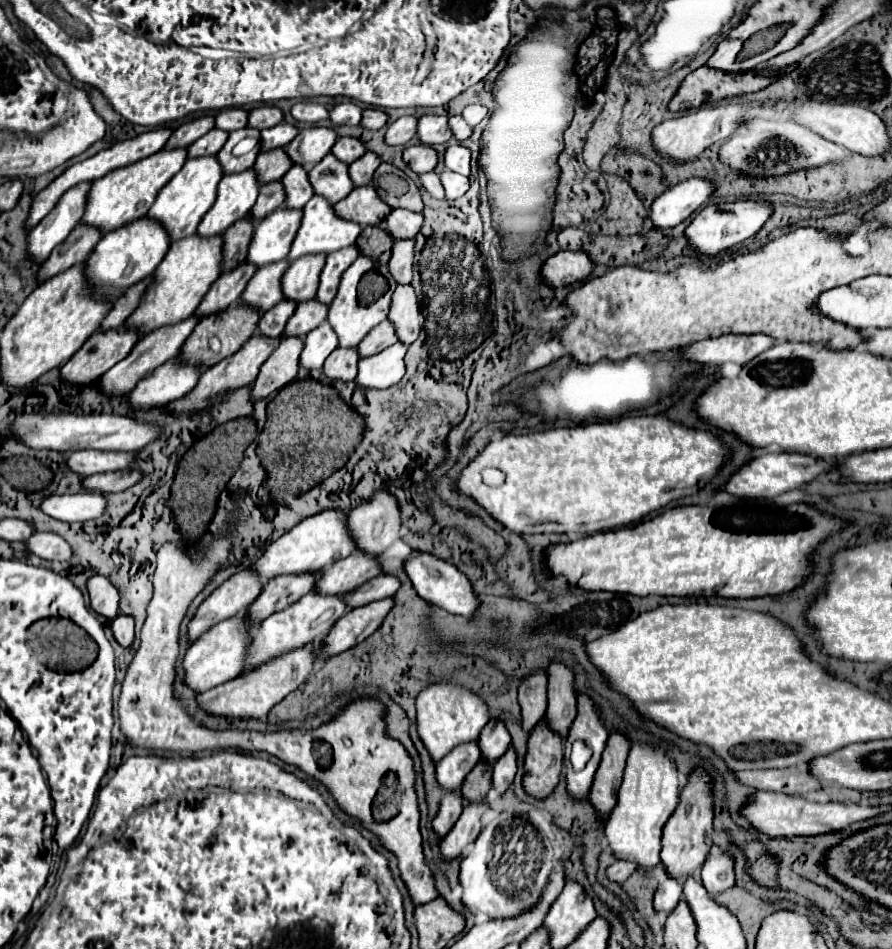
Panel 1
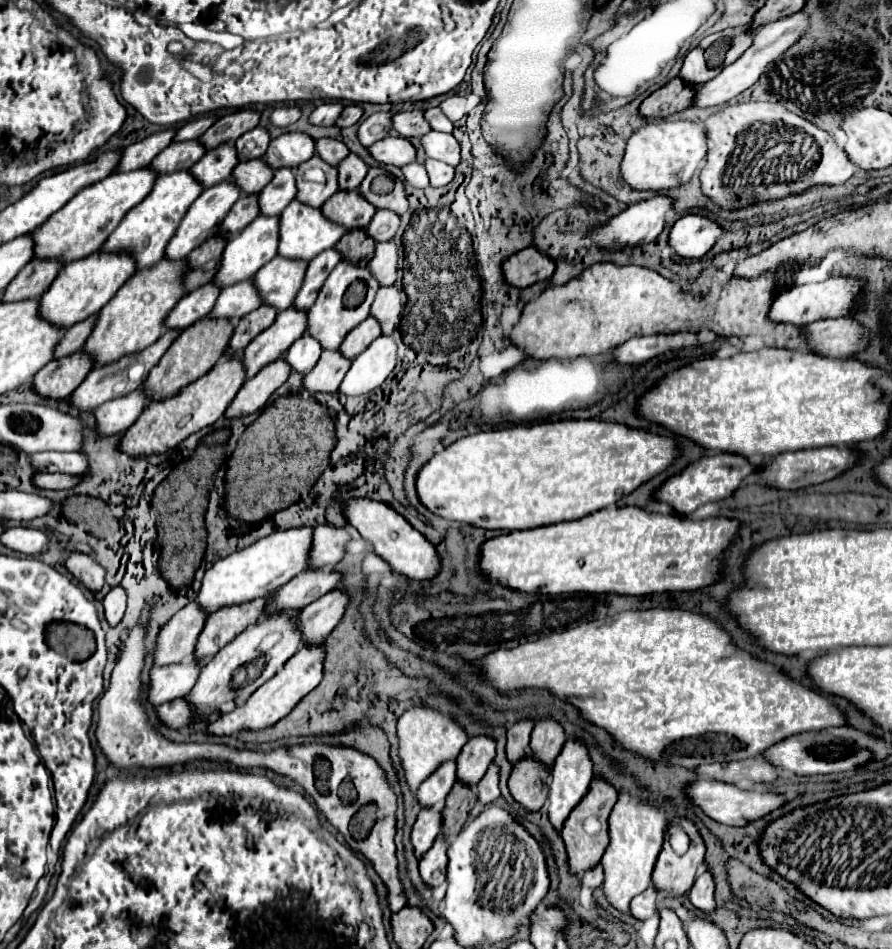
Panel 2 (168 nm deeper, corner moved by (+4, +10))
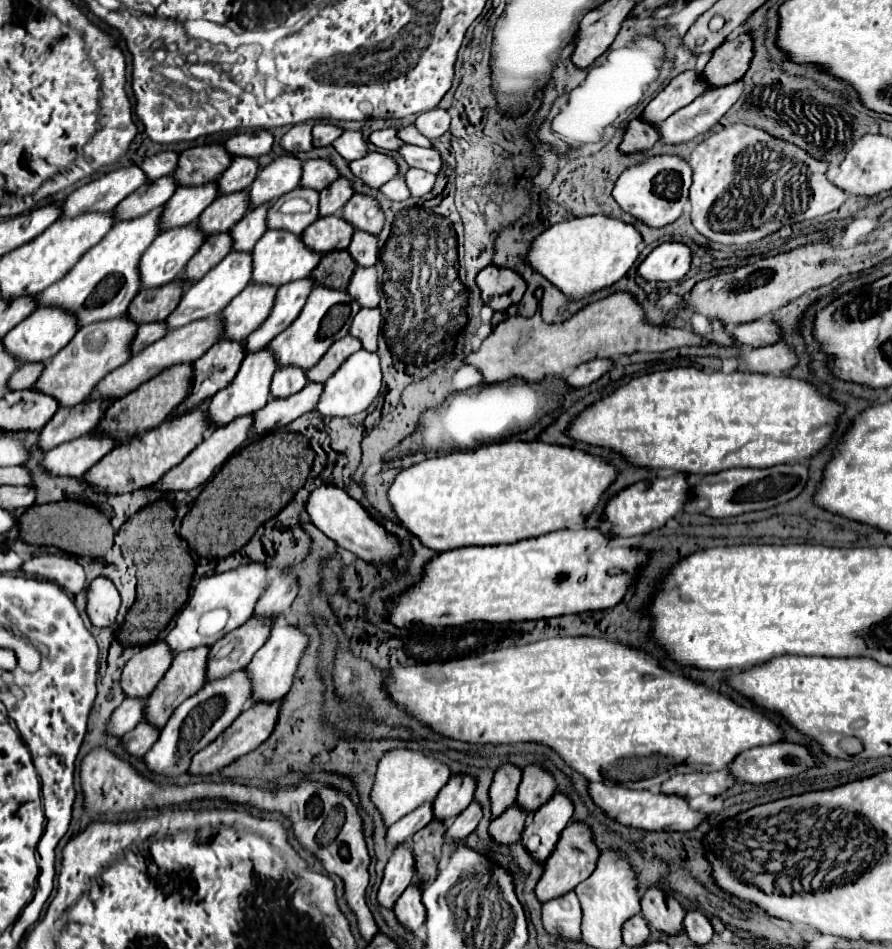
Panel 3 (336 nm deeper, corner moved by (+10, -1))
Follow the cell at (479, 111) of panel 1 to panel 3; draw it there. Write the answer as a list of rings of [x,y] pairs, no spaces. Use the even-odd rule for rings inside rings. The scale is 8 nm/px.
[[[436,107],[432,111],[424,111],[416,121],[414,125],[430,139],[436,139],[440,135],[444,135],[448,129],[450,129],[450,115],[448,111]]]

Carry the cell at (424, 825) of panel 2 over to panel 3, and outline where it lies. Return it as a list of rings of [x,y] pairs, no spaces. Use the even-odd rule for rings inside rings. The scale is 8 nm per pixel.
[[[398,845],[392,851],[392,857],[386,865],[382,885],[378,889],[378,901],[384,907],[394,907],[396,899],[404,893],[408,885],[412,885],[416,879],[414,869],[414,855],[412,849],[406,845]]]

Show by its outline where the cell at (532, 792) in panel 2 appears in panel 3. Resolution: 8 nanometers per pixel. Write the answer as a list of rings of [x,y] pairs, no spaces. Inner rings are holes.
[[[512,805],[490,823],[490,835],[498,843],[514,843],[522,837],[528,817],[530,817],[528,811],[522,811],[518,805]]]

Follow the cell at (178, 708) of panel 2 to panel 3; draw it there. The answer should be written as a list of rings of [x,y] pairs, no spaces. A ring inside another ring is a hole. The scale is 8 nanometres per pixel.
[[[142,721],[132,729],[130,733],[124,735],[124,747],[128,753],[136,757],[144,757],[148,753],[148,747],[152,747],[160,737],[160,729],[156,729],[152,723]]]

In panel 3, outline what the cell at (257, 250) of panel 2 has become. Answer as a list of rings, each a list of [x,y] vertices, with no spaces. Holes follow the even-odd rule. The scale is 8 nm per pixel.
[[[232,251],[228,253],[214,269],[210,269],[200,281],[192,283],[186,293],[182,295],[180,305],[176,307],[176,311],[166,319],[170,329],[182,327],[194,319],[202,319],[202,317],[214,317],[216,313],[220,313],[248,283],[252,281],[252,253],[250,251]]]

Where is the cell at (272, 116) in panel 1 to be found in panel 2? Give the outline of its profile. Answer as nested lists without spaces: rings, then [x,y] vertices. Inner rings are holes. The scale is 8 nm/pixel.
[[[238,110],[232,112],[228,116],[218,118],[208,130],[206,134],[202,134],[202,142],[206,144],[206,150],[218,146],[218,144],[226,144],[226,140],[234,142],[238,140],[244,132],[256,128],[260,122],[260,114],[254,110]]]

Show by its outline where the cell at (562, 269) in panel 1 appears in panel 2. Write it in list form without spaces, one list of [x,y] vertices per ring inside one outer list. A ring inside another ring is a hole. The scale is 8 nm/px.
[[[532,246],[516,252],[514,256],[502,262],[502,274],[504,274],[506,284],[520,288],[520,290],[536,282],[548,280],[552,272],[554,272],[554,262],[548,260],[544,254],[540,254]]]

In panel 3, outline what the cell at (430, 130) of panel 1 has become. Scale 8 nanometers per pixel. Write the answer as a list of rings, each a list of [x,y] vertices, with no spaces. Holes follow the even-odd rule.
[[[392,127],[374,131],[374,133],[370,135],[370,143],[378,145],[378,147],[382,147],[382,149],[386,149],[386,151],[398,151],[398,149],[404,145],[404,141],[398,137],[398,131],[392,129]]]

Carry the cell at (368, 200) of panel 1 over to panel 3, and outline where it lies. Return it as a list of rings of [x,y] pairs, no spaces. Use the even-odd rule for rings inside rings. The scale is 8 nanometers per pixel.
[[[328,215],[328,217],[316,219],[316,223],[312,223],[304,231],[302,239],[314,251],[328,253],[334,249],[346,249],[350,245],[352,233],[354,233],[352,223],[348,223],[340,215]]]

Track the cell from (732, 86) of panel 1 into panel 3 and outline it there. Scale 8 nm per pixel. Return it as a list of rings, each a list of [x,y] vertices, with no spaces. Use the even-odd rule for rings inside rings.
[[[636,117],[628,123],[626,133],[624,133],[624,141],[620,147],[624,153],[644,151],[644,149],[650,149],[658,141],[658,137],[660,137],[660,133],[658,133],[656,125],[646,123],[642,117]]]

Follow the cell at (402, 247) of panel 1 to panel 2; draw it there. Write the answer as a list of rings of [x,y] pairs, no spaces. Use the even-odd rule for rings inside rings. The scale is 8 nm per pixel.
[[[392,242],[376,244],[376,254],[370,260],[368,268],[374,272],[374,278],[380,286],[390,286],[396,280],[396,264],[398,264],[398,250]]]

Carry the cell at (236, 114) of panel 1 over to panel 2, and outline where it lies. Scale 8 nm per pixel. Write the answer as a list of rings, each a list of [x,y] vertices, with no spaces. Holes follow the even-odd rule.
[[[194,118],[186,124],[182,124],[176,134],[174,134],[174,140],[172,142],[178,142],[178,140],[194,140],[198,138],[200,134],[206,132],[206,128],[210,128],[210,124],[214,124],[216,118]]]

